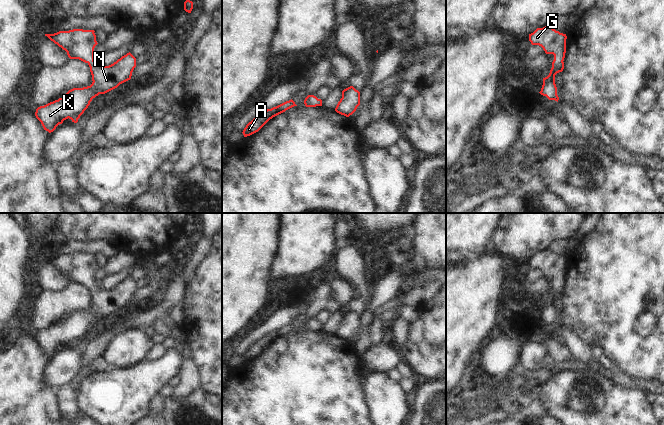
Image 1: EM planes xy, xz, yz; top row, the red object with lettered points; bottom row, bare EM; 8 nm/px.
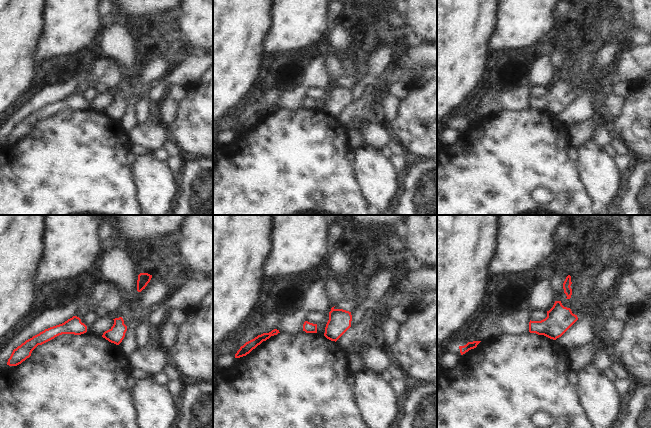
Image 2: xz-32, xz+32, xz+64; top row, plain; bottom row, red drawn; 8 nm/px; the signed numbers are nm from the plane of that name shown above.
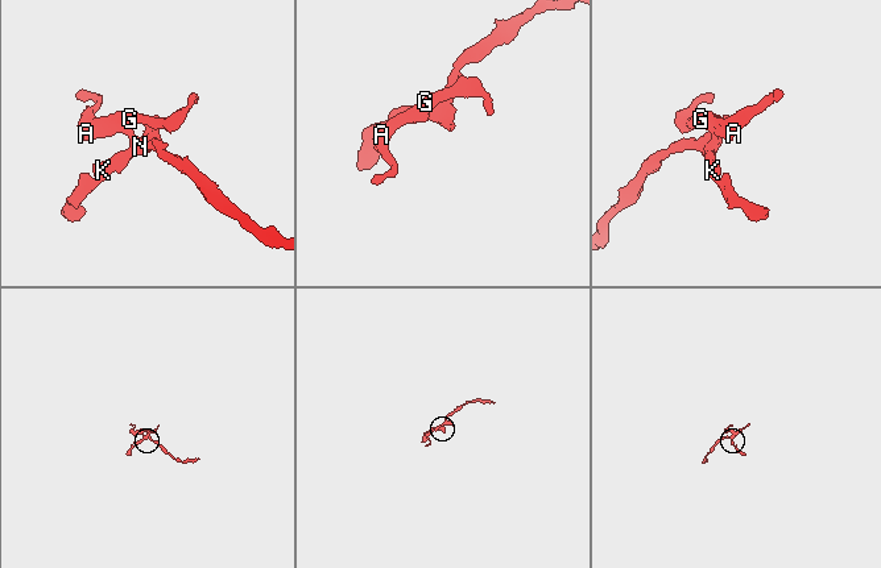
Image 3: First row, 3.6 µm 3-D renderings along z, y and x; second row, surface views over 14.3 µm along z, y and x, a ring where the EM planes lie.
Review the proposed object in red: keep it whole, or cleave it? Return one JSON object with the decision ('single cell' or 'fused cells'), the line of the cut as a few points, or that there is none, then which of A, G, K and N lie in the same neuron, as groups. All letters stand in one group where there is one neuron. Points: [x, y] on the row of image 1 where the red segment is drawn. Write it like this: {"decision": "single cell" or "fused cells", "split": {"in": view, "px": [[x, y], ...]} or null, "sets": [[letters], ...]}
{"decision": "single cell", "split": null, "sets": [["A", "G", "K", "N"]]}

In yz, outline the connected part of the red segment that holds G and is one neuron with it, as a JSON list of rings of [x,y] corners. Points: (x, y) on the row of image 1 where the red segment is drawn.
[[[550,26],[537,28],[529,34],[529,41],[532,45],[539,45],[546,54],[553,54],[554,60],[552,68],[547,77],[543,78],[541,95],[546,96],[549,100],[558,102],[557,87],[555,84],[555,75],[564,69],[564,58],[566,53],[566,34],[556,31]]]

